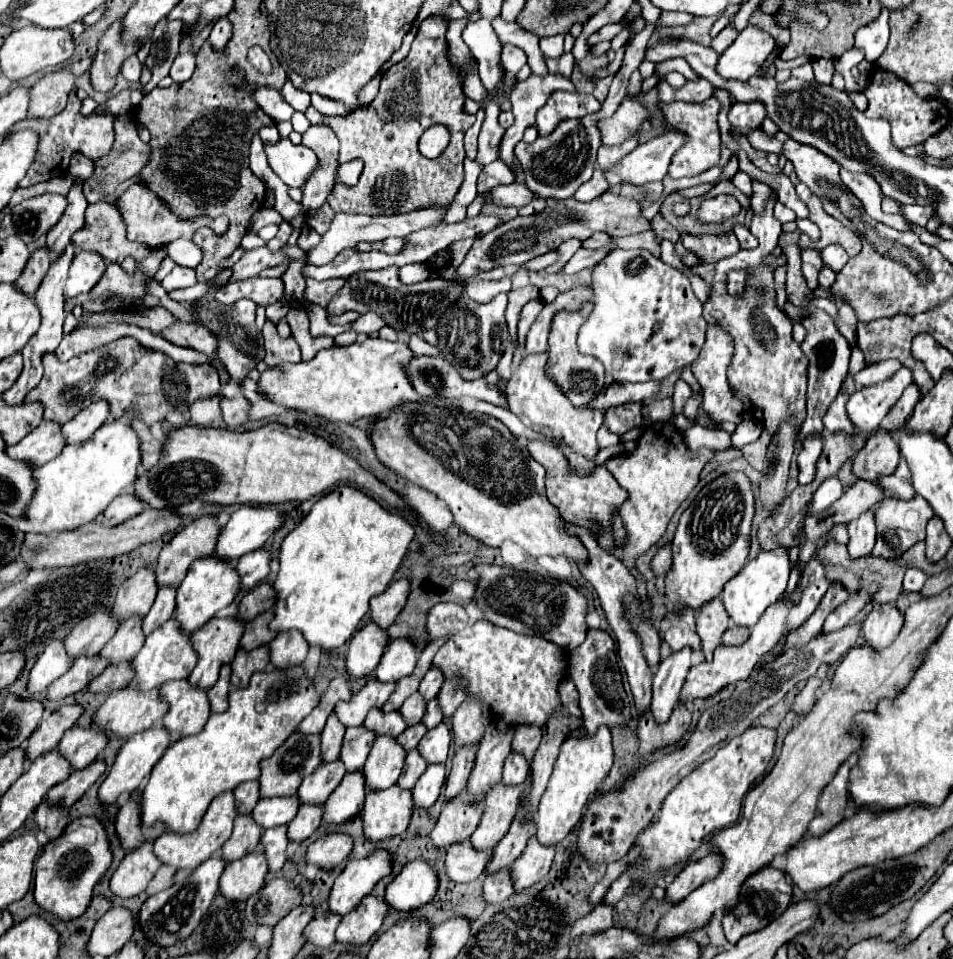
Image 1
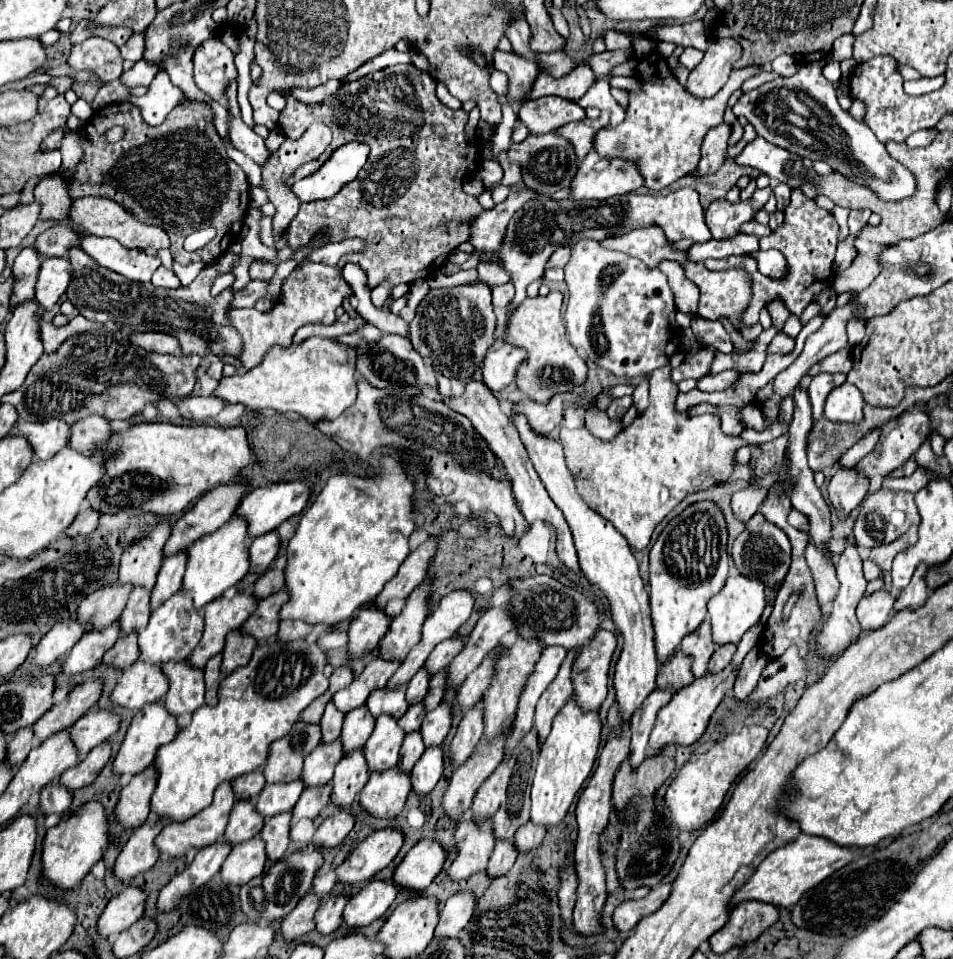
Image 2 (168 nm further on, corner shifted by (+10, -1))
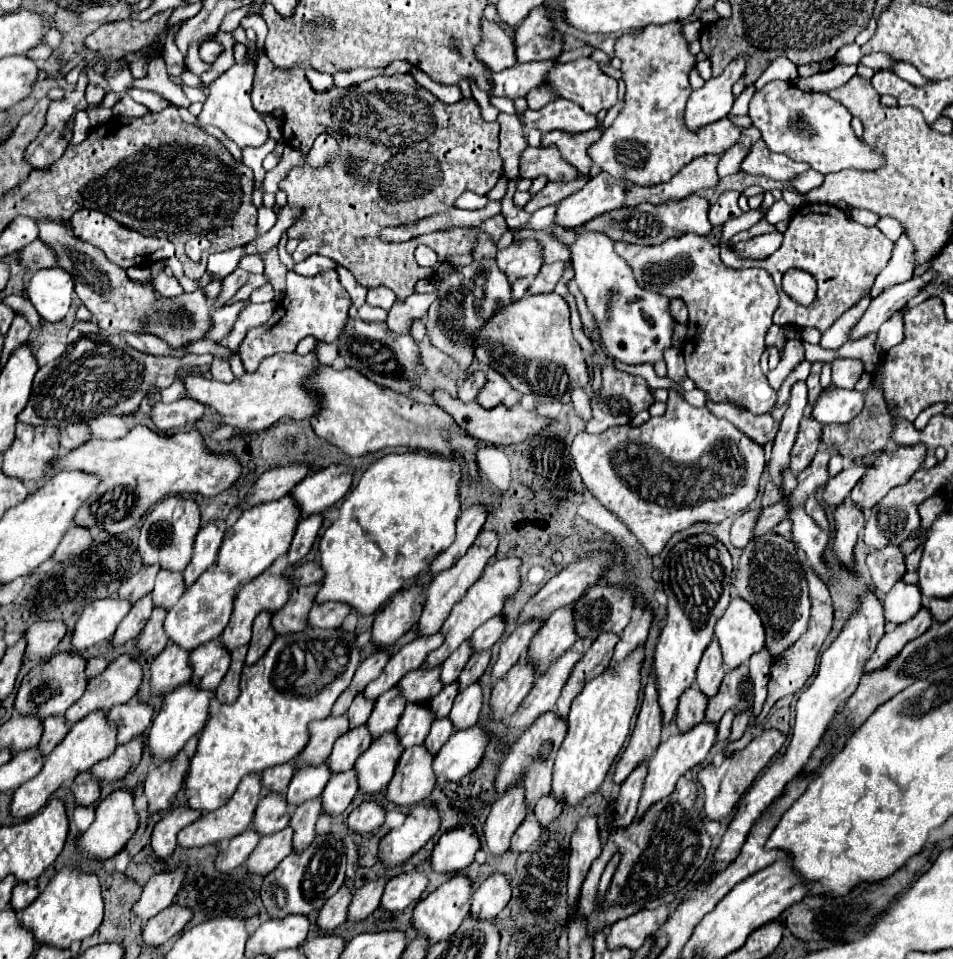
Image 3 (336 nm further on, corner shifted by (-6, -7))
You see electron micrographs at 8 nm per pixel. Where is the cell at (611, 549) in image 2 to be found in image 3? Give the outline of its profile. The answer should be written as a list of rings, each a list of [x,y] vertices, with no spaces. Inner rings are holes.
[[[654,674],[648,680],[648,686],[644,690],[642,698],[642,708],[636,718],[634,732],[630,736],[630,742],[626,750],[620,754],[620,760],[616,764],[612,782],[618,786],[622,784],[634,768],[644,764],[644,760],[652,758],[652,752],[656,752],[660,744],[660,730],[662,730],[662,720],[660,720],[660,706],[658,706],[658,692],[654,688]]]

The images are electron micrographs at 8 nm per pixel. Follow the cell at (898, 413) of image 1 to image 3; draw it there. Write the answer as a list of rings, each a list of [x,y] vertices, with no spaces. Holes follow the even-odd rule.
[[[852,464],[850,468],[842,470],[834,478],[828,478],[824,486],[824,504],[830,508],[840,506],[848,498],[848,492],[852,492],[852,488],[856,486],[856,482],[864,472],[866,468],[862,468],[860,464]]]

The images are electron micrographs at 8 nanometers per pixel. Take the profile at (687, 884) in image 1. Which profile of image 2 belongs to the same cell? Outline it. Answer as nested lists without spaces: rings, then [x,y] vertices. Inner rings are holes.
[[[660,884],[650,890],[648,896],[642,900],[628,900],[622,902],[614,912],[614,924],[620,932],[630,932],[644,916],[656,912],[666,900],[672,890],[672,884]]]

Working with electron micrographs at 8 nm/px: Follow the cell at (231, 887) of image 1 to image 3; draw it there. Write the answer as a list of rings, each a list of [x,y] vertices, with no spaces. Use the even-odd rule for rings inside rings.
[[[286,826],[276,834],[268,834],[260,838],[260,844],[250,854],[246,866],[252,874],[270,874],[290,852],[292,852],[292,828]]]

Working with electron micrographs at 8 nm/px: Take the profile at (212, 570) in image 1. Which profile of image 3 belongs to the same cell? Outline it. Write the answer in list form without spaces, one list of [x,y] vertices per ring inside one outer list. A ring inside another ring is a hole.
[[[286,494],[274,502],[256,504],[252,508],[242,510],[236,522],[226,530],[226,536],[218,554],[218,564],[222,566],[222,570],[232,574],[232,578],[240,586],[244,584],[244,580],[252,580],[260,576],[278,556],[288,552],[300,518],[302,518],[300,508],[292,498],[292,494]]]

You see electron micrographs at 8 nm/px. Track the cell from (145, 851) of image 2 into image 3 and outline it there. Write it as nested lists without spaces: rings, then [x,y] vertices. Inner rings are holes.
[[[188,806],[184,808],[174,808],[170,810],[156,826],[154,826],[154,832],[152,832],[152,850],[158,858],[166,858],[174,852],[176,848],[176,836],[178,832],[192,824],[196,818],[200,818],[202,812],[196,812],[196,810],[190,810]]]

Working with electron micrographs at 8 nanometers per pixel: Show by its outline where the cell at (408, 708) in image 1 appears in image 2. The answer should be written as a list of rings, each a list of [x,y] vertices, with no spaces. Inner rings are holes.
[[[418,670],[418,674],[408,682],[408,688],[406,688],[406,700],[408,700],[408,706],[416,706],[416,702],[422,702],[426,690],[428,690],[428,674],[426,670]]]

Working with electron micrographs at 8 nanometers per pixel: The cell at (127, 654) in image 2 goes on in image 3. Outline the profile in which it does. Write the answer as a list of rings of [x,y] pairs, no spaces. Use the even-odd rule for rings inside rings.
[[[154,608],[150,620],[146,622],[146,626],[138,638],[140,652],[146,652],[150,656],[158,656],[166,648],[168,636],[164,636],[164,628],[162,628],[164,616],[166,616],[166,608]]]

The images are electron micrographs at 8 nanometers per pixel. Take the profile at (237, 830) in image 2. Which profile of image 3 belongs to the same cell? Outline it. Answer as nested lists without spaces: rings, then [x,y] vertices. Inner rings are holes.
[[[270,792],[262,796],[256,814],[254,814],[254,830],[264,836],[272,832],[280,832],[284,826],[288,826],[288,820],[292,816],[292,810],[288,804],[284,804],[284,794]]]

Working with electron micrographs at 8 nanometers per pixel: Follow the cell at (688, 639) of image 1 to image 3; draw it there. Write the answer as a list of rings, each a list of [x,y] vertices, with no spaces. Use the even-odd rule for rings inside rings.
[[[692,686],[684,692],[684,696],[680,698],[678,716],[676,716],[676,724],[678,724],[680,732],[688,732],[688,728],[692,728],[692,724],[698,724],[700,720],[704,720],[706,702],[708,702],[708,698],[696,686]]]

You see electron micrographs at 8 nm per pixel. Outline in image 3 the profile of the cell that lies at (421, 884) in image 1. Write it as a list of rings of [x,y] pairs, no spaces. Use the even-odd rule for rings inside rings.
[[[464,824],[460,828],[452,828],[452,830],[444,832],[440,836],[434,852],[432,852],[432,860],[430,860],[432,862],[432,870],[438,872],[438,874],[452,874],[456,870],[464,870],[466,866],[472,864],[474,854],[480,850],[480,846],[482,846],[480,838],[476,836],[476,832],[474,832],[474,828],[470,824]]]

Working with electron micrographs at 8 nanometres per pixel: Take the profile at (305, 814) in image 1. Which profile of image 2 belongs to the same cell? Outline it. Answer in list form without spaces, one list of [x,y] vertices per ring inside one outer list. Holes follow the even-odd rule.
[[[326,784],[324,788],[304,788],[300,800],[292,810],[292,826],[302,818],[314,820],[320,814],[320,810],[328,804],[330,792],[332,792],[332,784]]]

